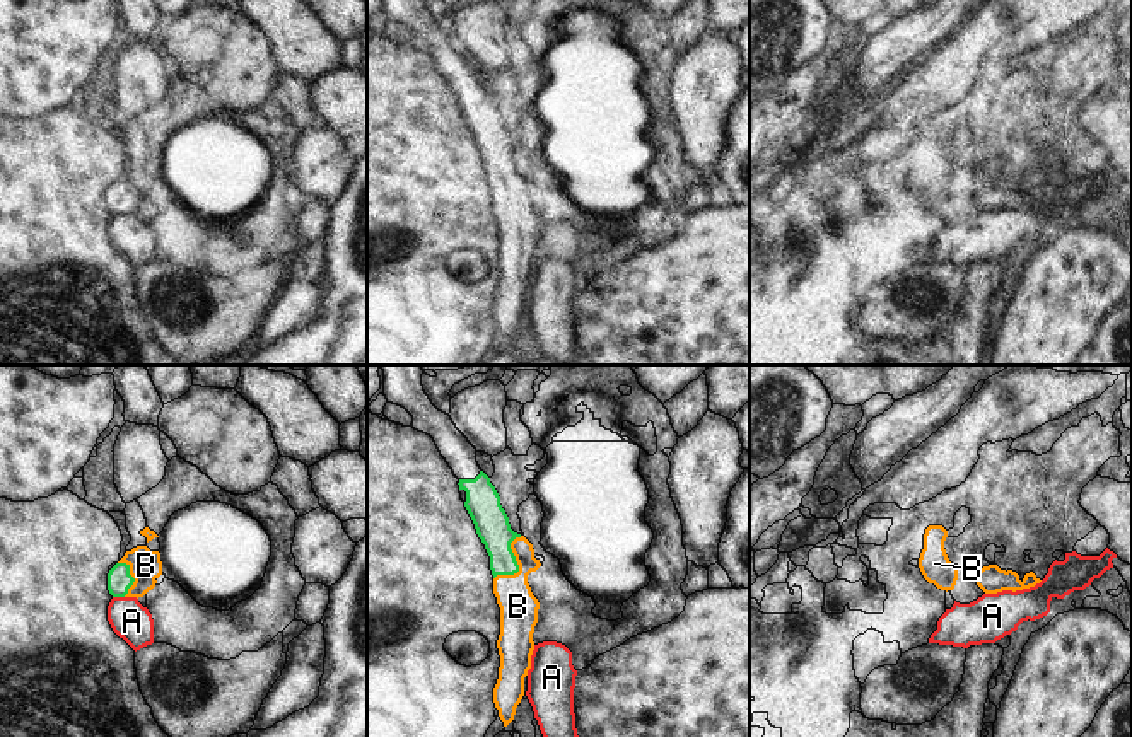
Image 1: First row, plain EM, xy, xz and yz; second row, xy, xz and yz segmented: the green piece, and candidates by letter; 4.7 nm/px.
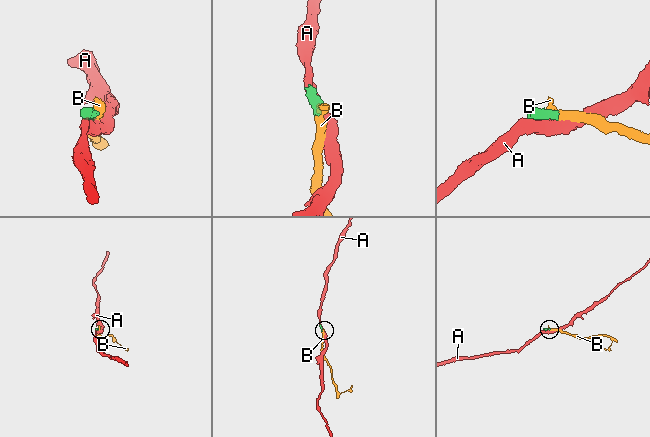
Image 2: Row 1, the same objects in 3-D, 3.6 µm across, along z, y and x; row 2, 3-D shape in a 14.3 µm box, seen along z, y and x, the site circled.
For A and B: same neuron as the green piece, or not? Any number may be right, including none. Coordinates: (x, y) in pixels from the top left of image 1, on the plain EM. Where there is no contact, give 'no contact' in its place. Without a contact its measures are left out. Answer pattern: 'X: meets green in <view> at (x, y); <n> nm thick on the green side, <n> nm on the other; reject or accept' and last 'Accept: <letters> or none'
A: meets green in xy at (118, 214); 110 nm thick on the green side, 180 nm on the other; reject
B: meets green in xz at (516, 181); 160 nm thick on the green side, 180 nm on the other; accept
Accept: B

